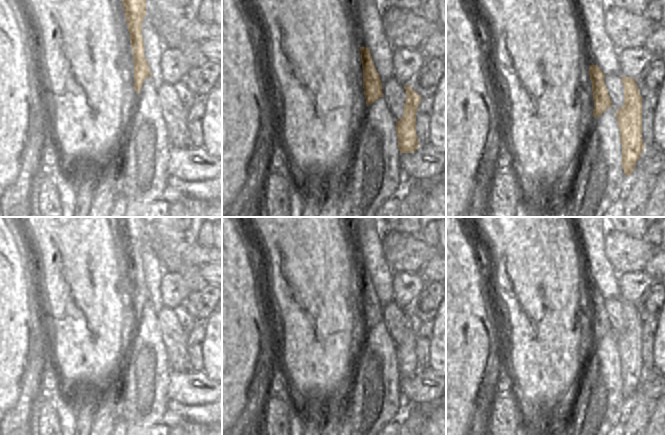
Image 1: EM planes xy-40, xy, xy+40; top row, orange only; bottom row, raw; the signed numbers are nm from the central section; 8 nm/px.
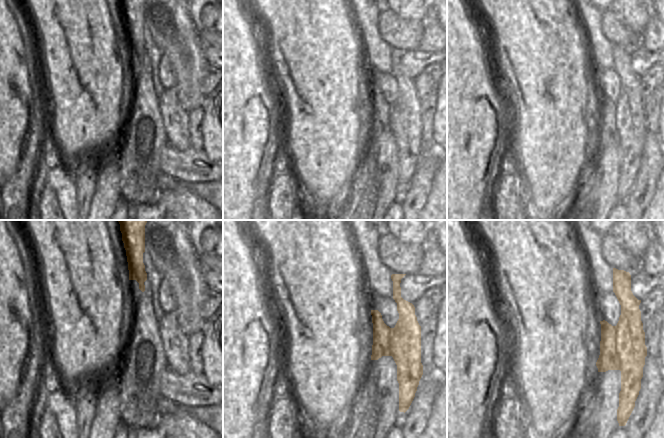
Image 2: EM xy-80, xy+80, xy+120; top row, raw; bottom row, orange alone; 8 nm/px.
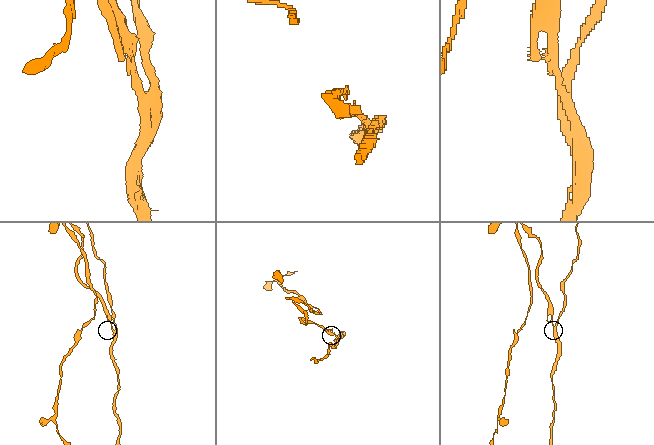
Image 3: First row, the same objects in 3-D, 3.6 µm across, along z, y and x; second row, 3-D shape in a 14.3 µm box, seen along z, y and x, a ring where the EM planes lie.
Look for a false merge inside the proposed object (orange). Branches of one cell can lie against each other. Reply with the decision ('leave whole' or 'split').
split

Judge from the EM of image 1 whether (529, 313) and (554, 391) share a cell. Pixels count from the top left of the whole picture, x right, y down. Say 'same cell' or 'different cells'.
same cell

